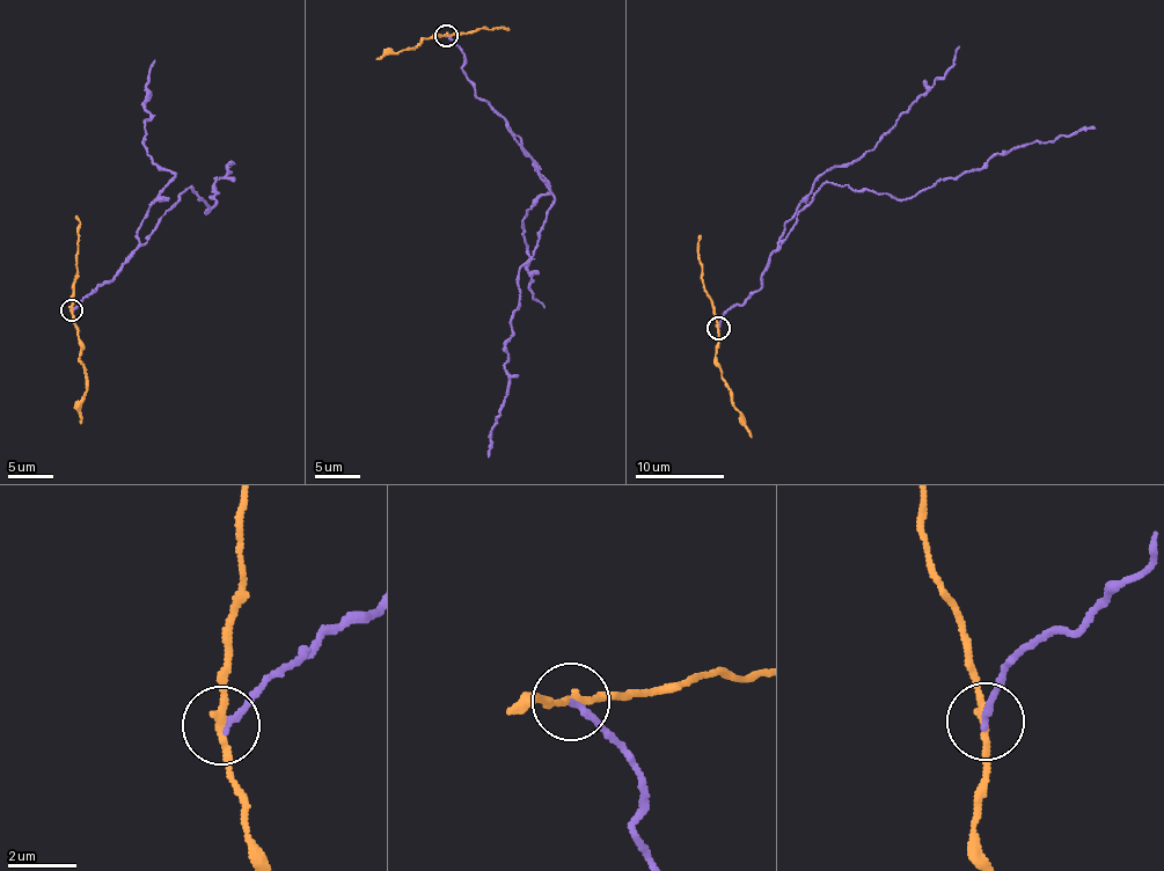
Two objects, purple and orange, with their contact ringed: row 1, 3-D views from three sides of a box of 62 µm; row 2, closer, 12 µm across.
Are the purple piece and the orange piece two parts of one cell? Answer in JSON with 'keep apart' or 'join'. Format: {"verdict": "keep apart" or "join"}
{"verdict": "keep apart"}

